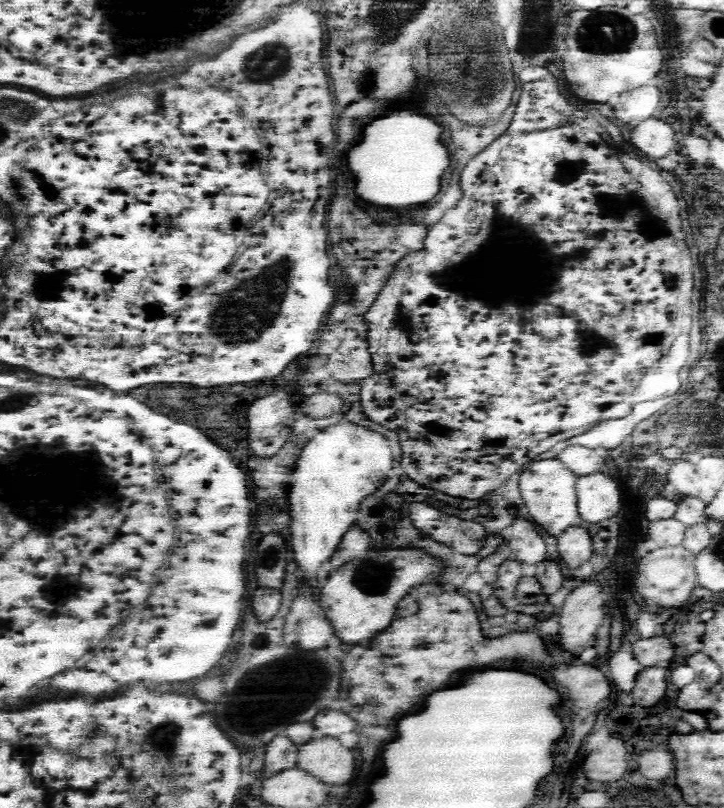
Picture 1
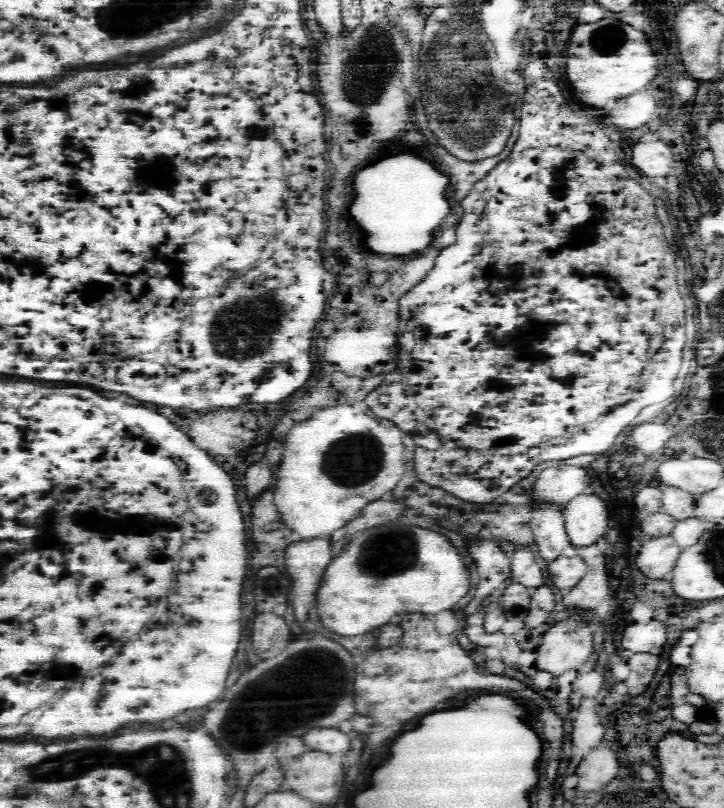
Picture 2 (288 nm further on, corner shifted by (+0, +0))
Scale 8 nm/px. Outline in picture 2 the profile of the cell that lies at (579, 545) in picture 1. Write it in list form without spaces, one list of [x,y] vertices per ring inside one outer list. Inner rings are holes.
[[[574,554],[574,556],[558,556],[548,566],[548,572],[552,574],[554,586],[562,594],[568,594],[584,578],[586,570],[588,570],[588,566],[586,566],[584,558],[578,556],[578,554]]]

